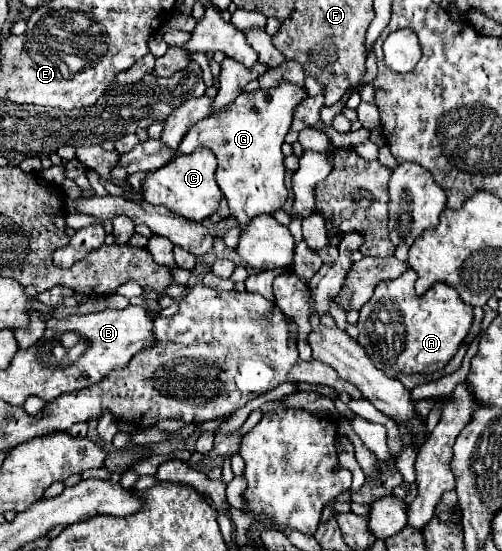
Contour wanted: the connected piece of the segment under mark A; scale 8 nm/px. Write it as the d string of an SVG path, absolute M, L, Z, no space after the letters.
M405 270L405 274L395 280L379 282L371 302L359 310L357 342L387 376L433 374L443 370L457 354L473 322L473 308L465 304L451 286L439 282L425 296L417 296L415 280L417 274Z

